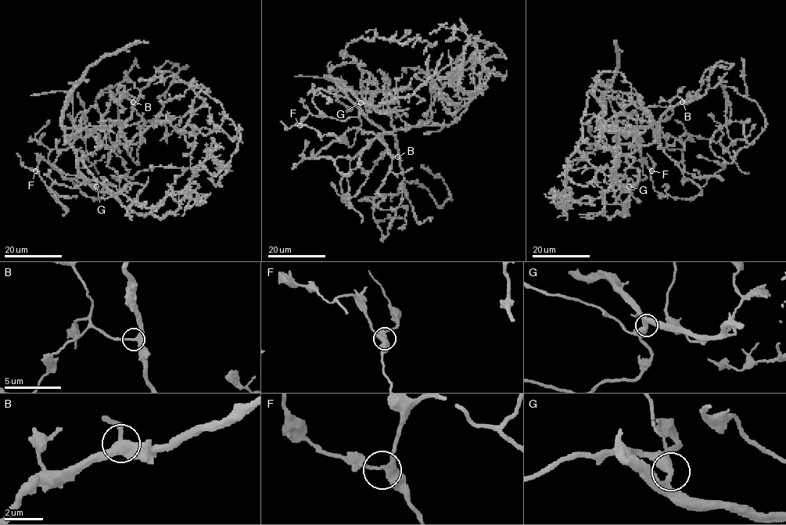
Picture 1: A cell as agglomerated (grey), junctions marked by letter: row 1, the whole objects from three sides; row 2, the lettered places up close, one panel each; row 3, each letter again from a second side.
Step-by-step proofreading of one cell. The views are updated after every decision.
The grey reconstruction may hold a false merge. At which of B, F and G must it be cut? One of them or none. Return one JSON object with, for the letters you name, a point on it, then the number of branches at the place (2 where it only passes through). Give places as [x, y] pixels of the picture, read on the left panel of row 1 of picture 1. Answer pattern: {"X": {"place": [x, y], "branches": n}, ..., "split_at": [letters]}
{"split_at": []}

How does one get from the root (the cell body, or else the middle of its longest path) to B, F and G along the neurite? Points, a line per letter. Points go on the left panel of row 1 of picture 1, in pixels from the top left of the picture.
B: (80, 173), (77, 152), (67, 141), (65, 131), (106, 128), (122, 124), (131, 116), (133, 102)
F: (80, 173), (95, 188), (96, 181), (63, 174), (44, 160), (39, 162), (35, 170)
G: (80, 173), (91, 185), (96, 186)

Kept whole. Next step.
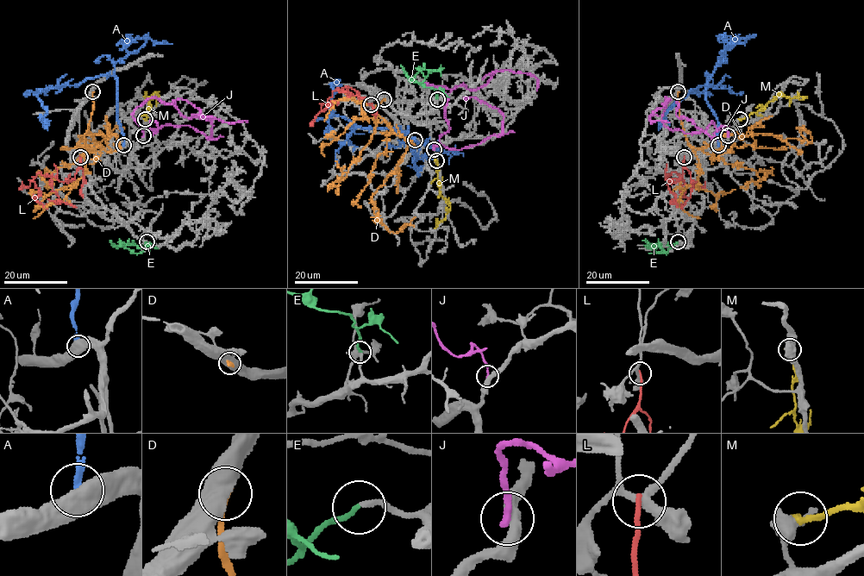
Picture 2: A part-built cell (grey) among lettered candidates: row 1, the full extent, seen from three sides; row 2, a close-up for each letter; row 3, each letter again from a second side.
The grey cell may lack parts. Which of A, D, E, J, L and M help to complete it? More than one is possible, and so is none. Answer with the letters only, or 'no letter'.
E

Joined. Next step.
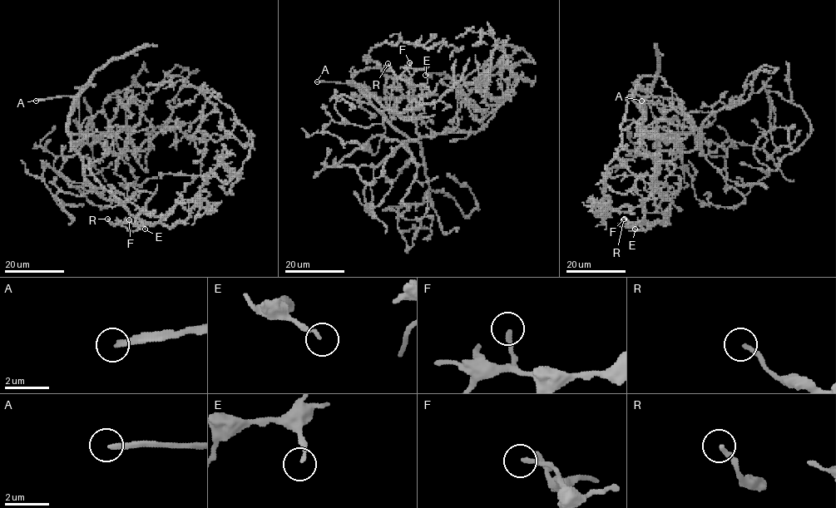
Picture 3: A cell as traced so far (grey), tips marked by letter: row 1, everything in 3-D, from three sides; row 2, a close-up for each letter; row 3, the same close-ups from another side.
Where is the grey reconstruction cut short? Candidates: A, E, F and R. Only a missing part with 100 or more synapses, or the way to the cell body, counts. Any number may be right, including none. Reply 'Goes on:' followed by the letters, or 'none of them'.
Goes on: A

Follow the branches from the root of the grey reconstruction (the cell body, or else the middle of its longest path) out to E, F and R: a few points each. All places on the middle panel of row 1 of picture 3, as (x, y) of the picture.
E: (367, 96), (388, 109), (412, 110), (422, 102), (422, 90), (401, 76), (408, 69), (423, 69), (425, 75)
F: (367, 96), (398, 112), (418, 106), (422, 102), (422, 88), (401, 77), (410, 67), (409, 62)
R: (367, 96), (373, 96), (385, 107), (398, 112), (416, 108), (422, 102), (422, 88), (398, 78), (388, 63)

